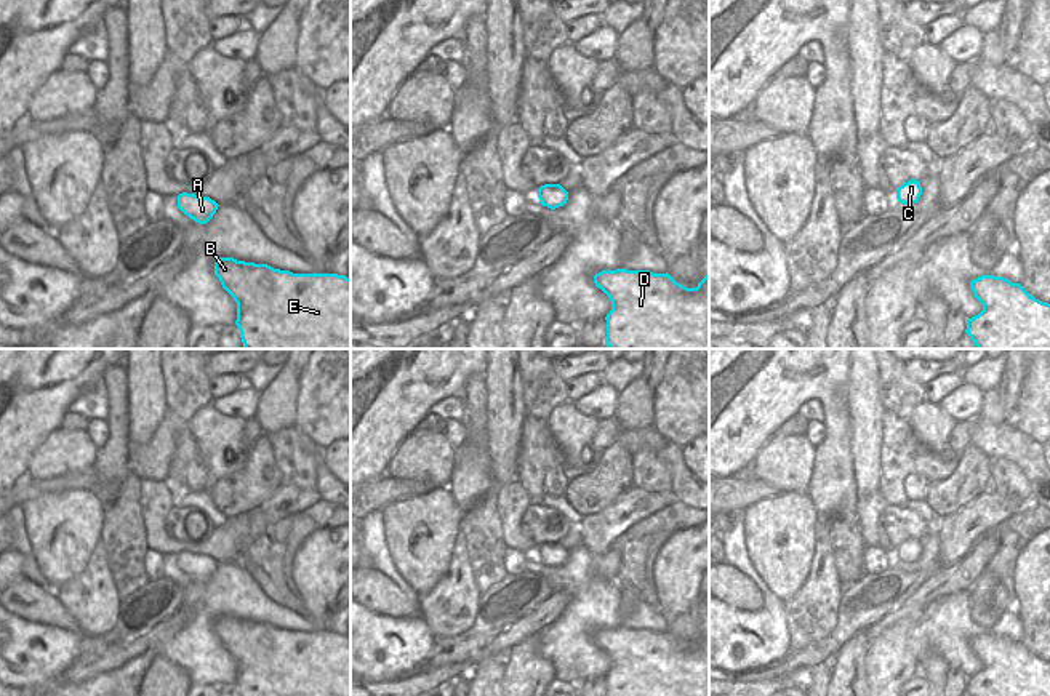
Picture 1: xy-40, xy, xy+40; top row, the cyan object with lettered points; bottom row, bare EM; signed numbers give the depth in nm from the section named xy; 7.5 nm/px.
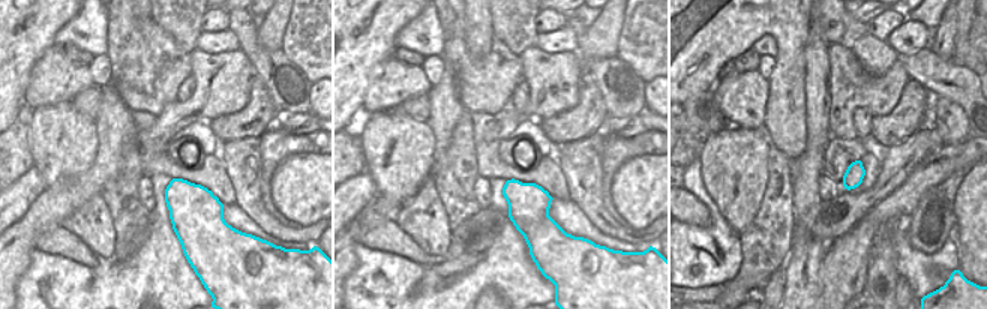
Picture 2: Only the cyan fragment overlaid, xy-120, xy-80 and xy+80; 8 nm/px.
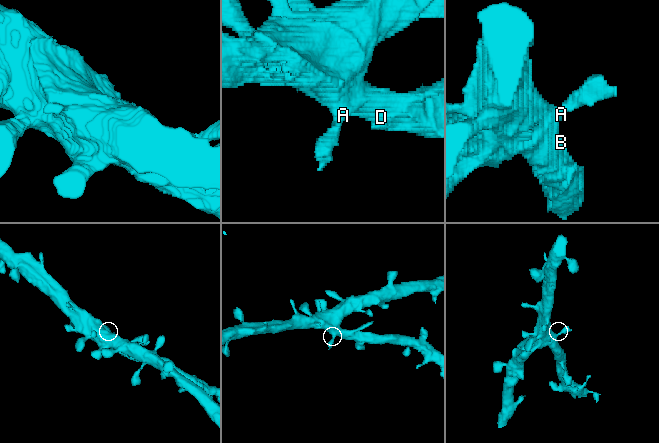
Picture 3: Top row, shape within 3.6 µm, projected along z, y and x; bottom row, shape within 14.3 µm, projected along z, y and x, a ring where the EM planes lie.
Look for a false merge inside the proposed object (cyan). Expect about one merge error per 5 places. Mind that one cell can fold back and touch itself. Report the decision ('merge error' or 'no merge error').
no merge error

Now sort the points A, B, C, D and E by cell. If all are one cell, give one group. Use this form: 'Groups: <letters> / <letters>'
Groups: A B C D E

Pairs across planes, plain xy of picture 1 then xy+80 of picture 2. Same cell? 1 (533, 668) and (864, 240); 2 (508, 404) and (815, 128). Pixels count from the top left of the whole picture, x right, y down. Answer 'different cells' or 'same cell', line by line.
1: same cell
2: same cell

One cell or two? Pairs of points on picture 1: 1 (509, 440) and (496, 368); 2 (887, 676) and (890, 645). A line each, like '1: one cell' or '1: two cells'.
1: one cell
2: one cell

